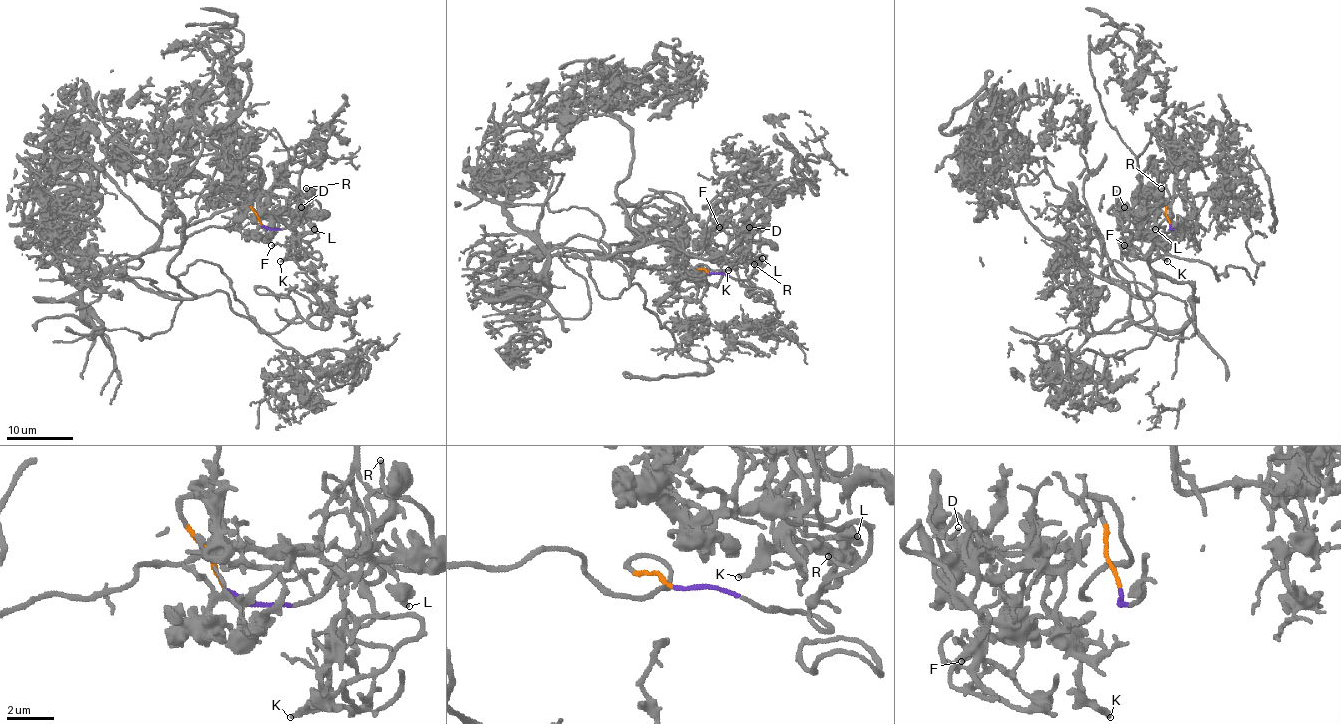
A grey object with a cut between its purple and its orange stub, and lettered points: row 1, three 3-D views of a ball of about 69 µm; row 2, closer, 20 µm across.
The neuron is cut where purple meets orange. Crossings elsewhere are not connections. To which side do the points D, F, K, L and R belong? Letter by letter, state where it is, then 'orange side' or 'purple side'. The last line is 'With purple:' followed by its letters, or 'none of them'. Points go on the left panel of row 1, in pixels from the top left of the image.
D: at (301, 207); purple side
F: at (271, 245); purple side
K: at (280, 261); purple side
L: at (314, 229); purple side
R: at (306, 188); purple side
With purple: D, F, K, L, R

